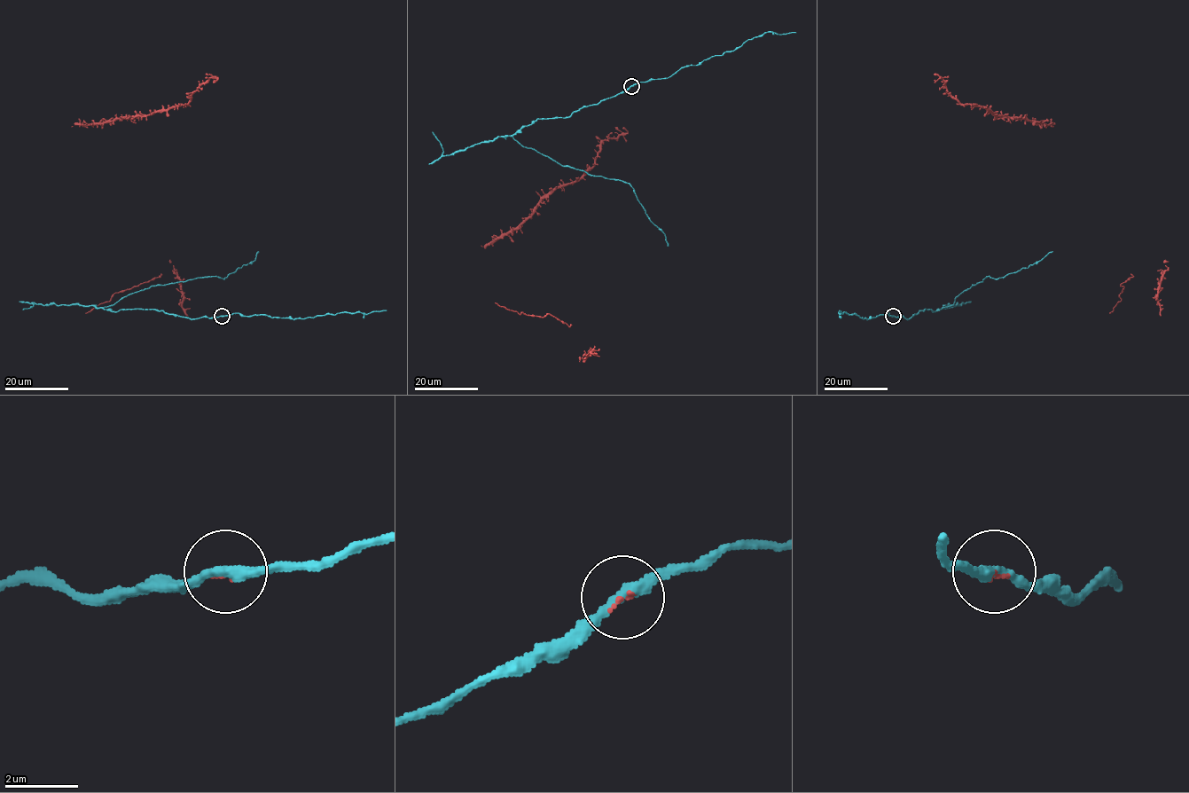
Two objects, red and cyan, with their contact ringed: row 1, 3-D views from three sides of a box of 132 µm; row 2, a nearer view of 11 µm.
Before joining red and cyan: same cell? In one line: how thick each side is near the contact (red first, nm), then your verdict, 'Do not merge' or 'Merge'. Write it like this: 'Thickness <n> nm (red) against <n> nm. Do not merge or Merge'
Thickness 70 nm (red) against 300 nm. Merge

